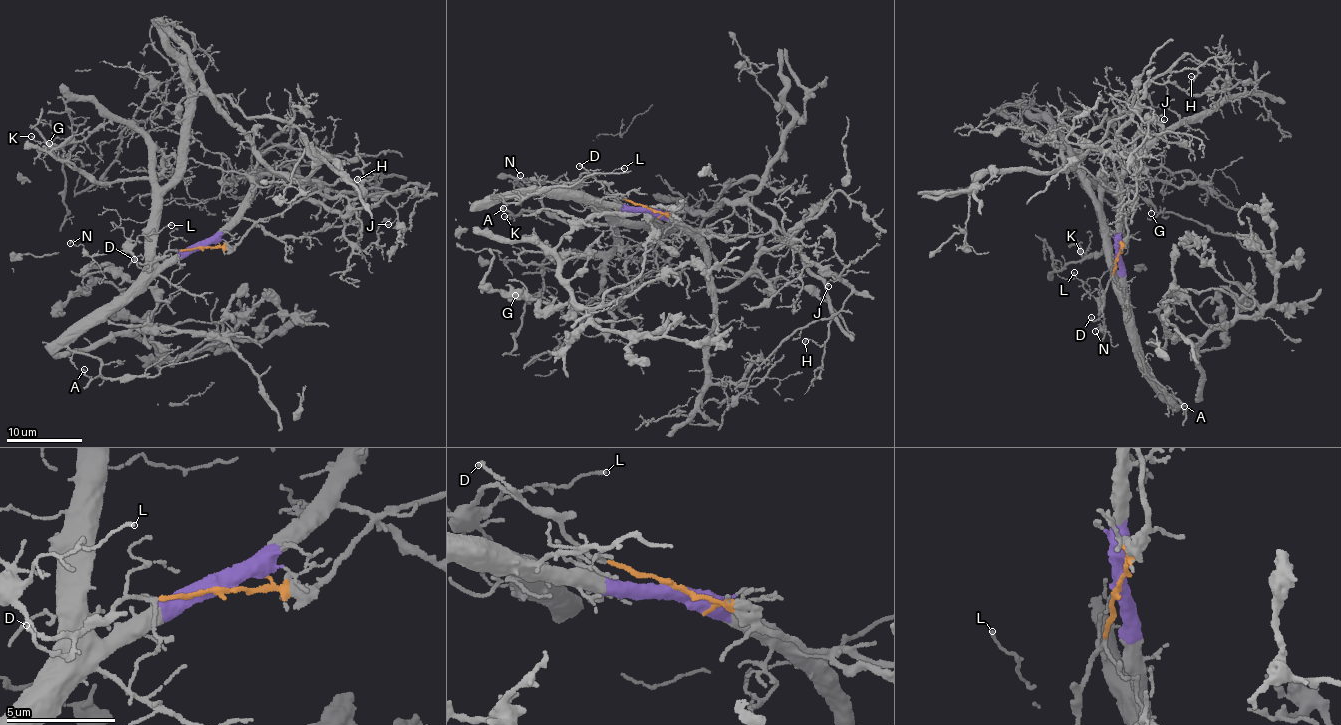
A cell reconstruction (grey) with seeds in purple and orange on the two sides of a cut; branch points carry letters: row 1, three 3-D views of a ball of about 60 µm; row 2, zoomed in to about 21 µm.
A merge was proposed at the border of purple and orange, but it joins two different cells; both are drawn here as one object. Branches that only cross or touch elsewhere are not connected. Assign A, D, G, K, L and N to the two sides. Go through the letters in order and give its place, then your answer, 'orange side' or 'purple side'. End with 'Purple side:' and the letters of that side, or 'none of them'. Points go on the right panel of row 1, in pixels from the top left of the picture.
A: place (1184, 406); purple side
D: place (1091, 317); orange side
G: place (1151, 213); purple side
K: place (1080, 251); purple side
L: place (1074, 272); orange side
N: place (1095, 331); orange side
Purple side: A, G, K

